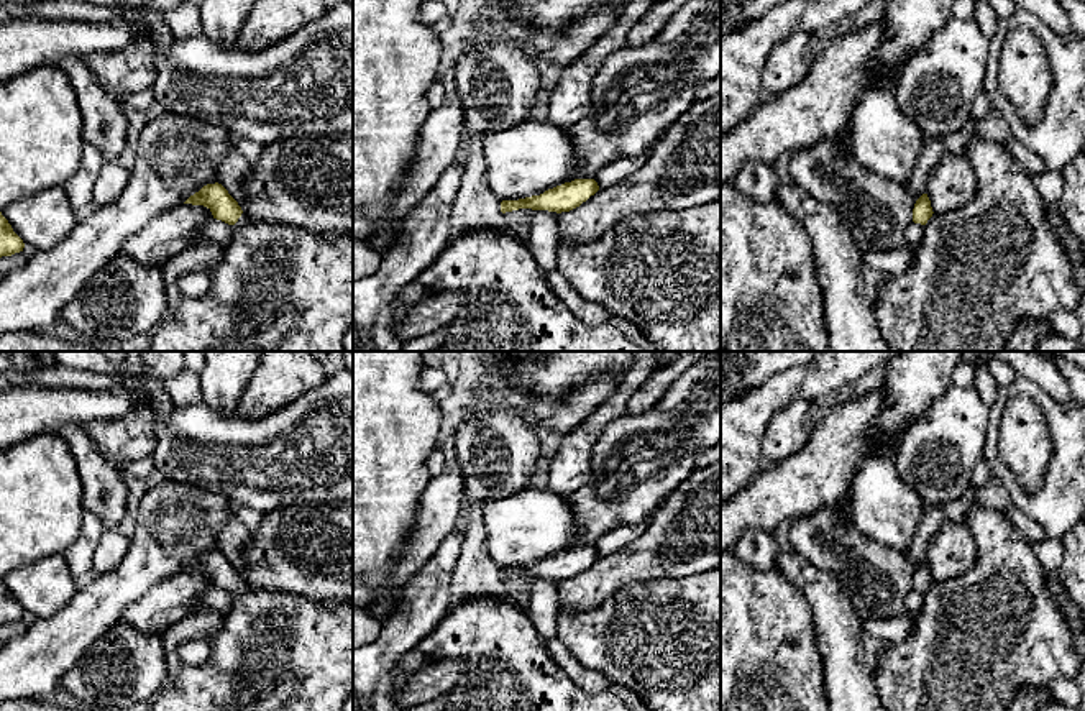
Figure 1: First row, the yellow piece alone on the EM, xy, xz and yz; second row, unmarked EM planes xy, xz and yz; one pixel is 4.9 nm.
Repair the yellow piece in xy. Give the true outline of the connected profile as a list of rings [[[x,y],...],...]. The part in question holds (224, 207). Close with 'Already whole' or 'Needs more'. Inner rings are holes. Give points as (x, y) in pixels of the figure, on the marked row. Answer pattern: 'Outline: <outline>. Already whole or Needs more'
Outline: [[[218,182],[204,186],[184,204],[204,205],[212,212],[213,218],[233,227],[248,225],[251,222],[251,218],[241,210],[238,202]]]. Needs more

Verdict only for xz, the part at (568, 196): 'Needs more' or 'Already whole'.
Already whole

